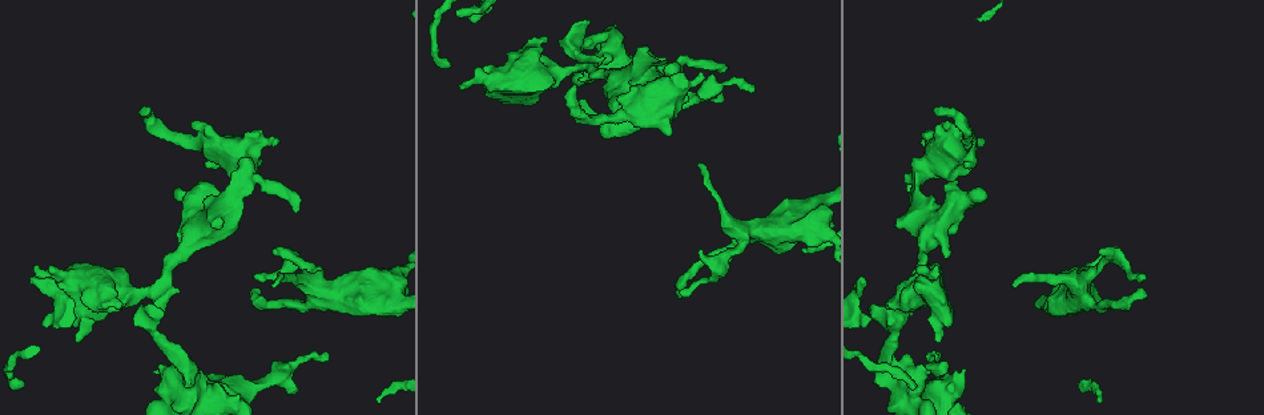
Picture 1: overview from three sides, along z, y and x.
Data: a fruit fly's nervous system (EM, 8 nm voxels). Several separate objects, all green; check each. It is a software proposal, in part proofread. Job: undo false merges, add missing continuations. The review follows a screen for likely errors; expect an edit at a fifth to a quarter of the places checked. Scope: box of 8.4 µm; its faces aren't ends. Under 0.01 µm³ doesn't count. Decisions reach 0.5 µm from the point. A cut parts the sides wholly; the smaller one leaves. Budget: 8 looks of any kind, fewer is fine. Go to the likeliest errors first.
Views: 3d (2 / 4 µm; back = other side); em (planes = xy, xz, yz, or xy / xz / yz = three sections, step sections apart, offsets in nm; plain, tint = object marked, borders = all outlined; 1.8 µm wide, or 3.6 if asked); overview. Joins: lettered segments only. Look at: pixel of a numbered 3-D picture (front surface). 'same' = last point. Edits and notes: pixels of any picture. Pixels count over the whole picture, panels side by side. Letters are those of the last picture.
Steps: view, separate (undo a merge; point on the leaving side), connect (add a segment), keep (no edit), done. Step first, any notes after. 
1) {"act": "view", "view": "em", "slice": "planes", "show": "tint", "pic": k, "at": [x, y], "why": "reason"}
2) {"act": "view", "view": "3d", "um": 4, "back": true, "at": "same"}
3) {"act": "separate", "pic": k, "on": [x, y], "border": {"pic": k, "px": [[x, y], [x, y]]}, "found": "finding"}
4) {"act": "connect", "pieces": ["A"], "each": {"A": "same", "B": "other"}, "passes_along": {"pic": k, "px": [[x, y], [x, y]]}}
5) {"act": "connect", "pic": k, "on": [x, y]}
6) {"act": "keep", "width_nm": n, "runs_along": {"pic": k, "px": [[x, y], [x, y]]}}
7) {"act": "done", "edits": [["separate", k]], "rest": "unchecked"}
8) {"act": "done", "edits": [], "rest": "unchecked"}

{"act": "view", "view": "3d", "um": 4, "pic": 1, "at": [756, 231], "why": "thick turns thin"}

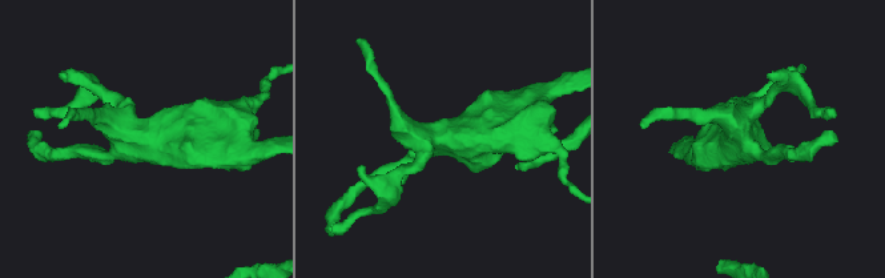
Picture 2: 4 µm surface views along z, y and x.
{"act": "view", "view": "em", "um": 3.6, "slice": "planes", "show": "borders", "pic": 2, "at": [141, 141], "arms": 4, "why": "need the tissue"}

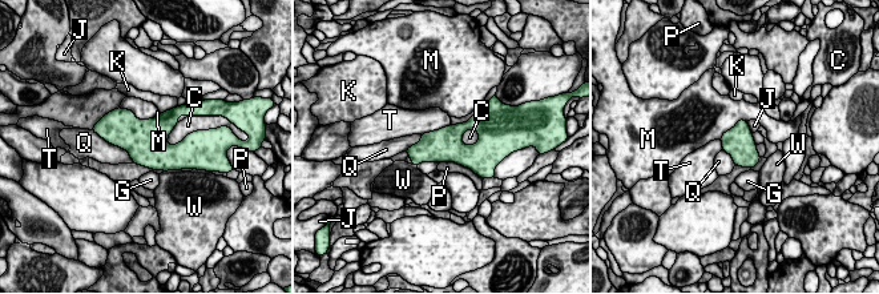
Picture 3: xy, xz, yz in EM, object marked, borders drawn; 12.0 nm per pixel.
{"act": "keep", "each": {"C": "other", "G": "other", "J": "other", "K": "other", "M": "other", "P": "other", "Q": "other", "T": "other", "W": "other"}, "border": {"pic": 3, "px": [[99, 135], [124, 149], [134, 162]]}, "found": "continuous, no second neuron"}

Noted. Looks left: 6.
{"act": "view", "view": "3d", "um": 2, "pic": 1, "at": [448, 66], "why": "free end"}

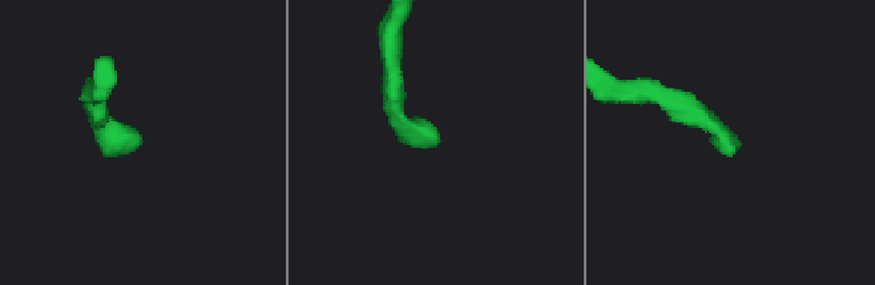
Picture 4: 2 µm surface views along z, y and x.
{"act": "view", "view": "em", "slice": "planes", "show": "borders", "pic": 4, "at": [137, 146], "why": "need the tissue"}

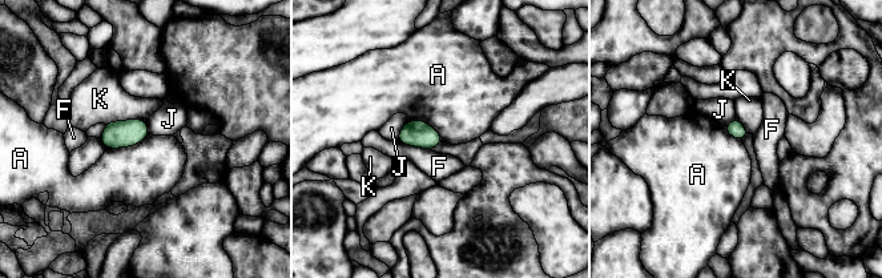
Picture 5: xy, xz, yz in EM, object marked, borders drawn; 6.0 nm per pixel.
{"act": "keep", "width_nm": 100, "each": {"A": "other", "F": "other", "J": "other", "K": "other"}, "border": {"pic": 5, "px": [[149, 133], [133, 145], [105, 149]]}, "found": "none of them fits"}

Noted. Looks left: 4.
{"act": "view", "view": "em", "slice": "xy", "step": 8, "show": "borders", "pic": 1, "at": [296, 209], "why": "an open end"}

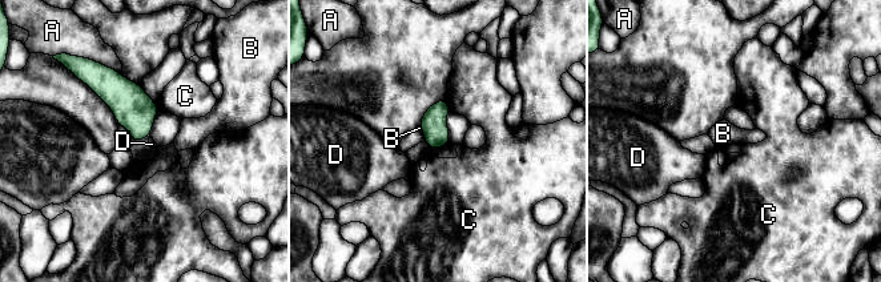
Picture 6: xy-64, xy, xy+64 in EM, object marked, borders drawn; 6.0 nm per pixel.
{"act": "view", "view": "em", "slice": "planes", "show": "borders", "at": "same"}

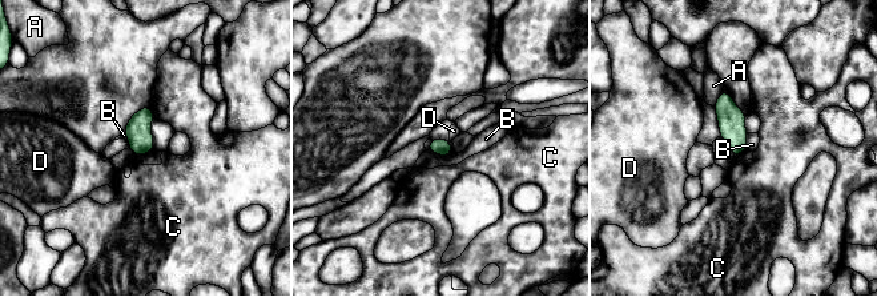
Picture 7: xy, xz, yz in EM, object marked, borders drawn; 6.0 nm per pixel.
{"act": "keep", "longest_contact_nm": ["B", 160], "each": {"A": "other", "B": "other", "C": "other", "D": "other"}, "found": "no lettered segment goes on from it"}

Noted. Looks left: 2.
{"act": "done", "edits": [], "rest": "unchecked"}

